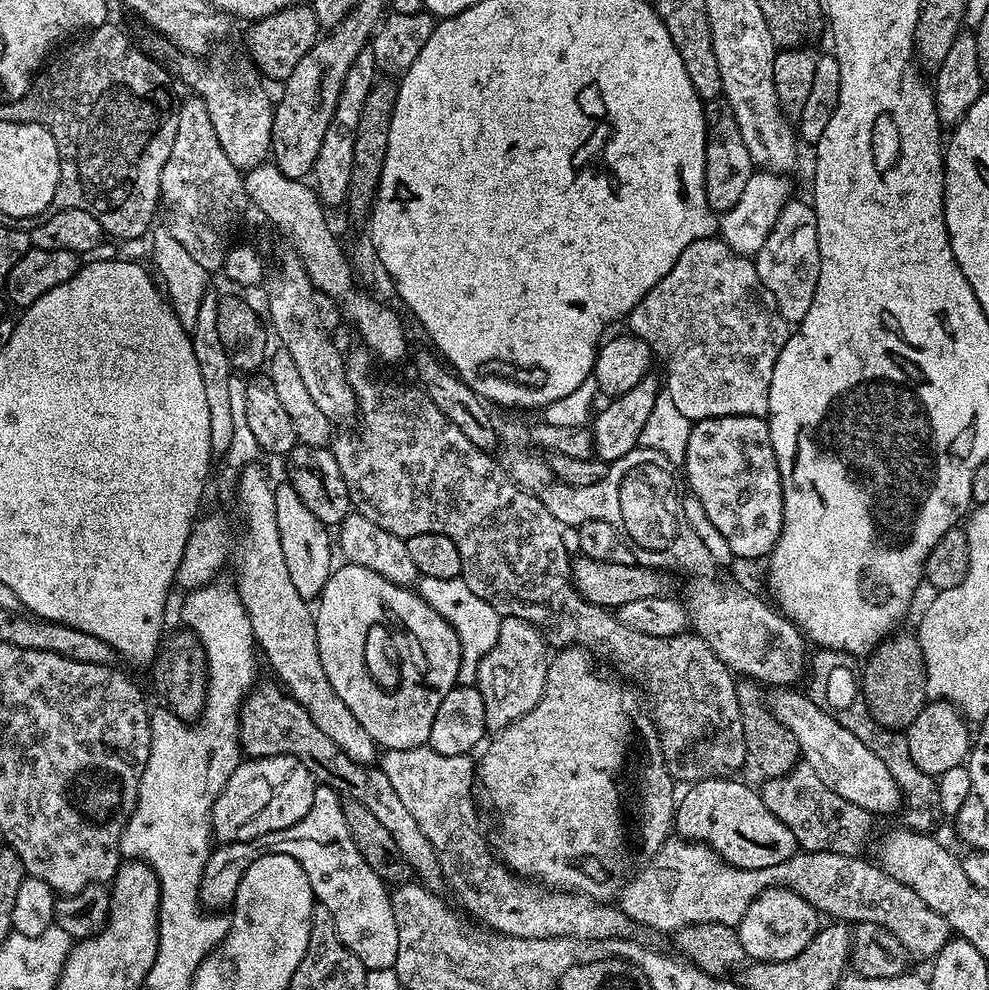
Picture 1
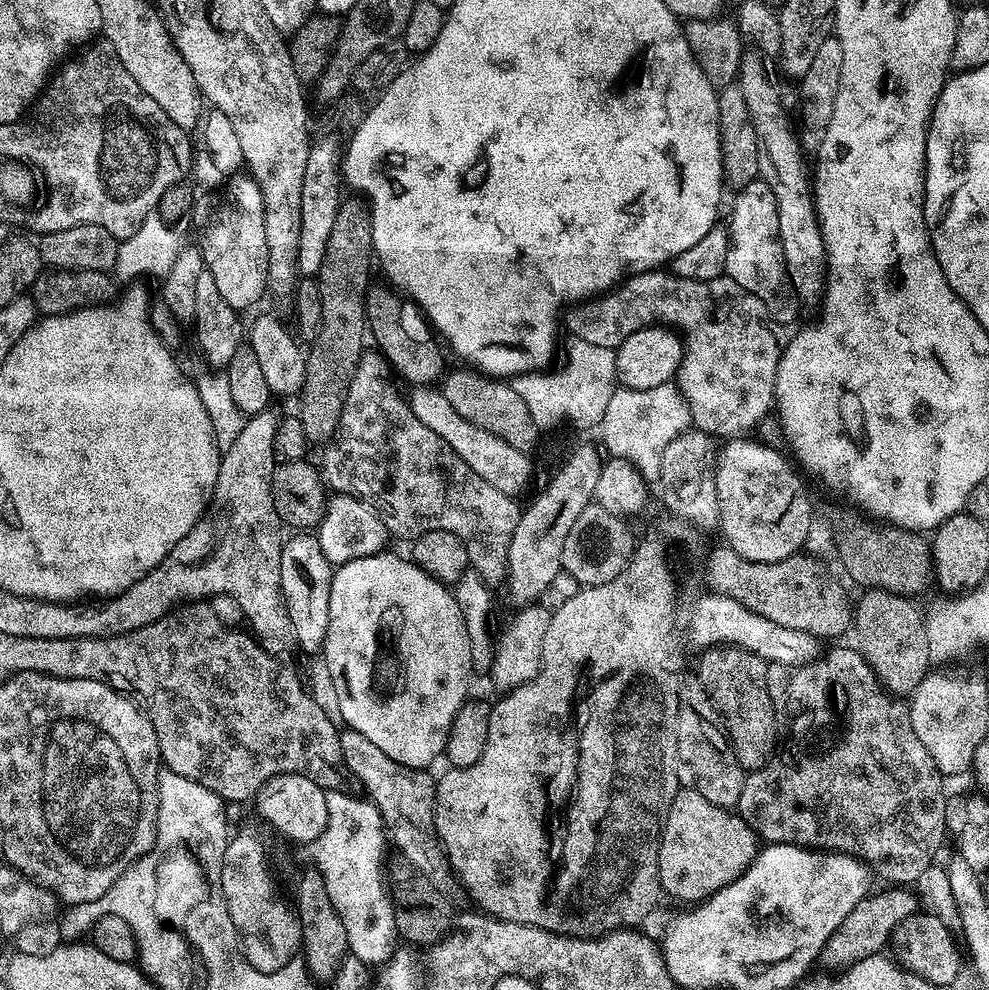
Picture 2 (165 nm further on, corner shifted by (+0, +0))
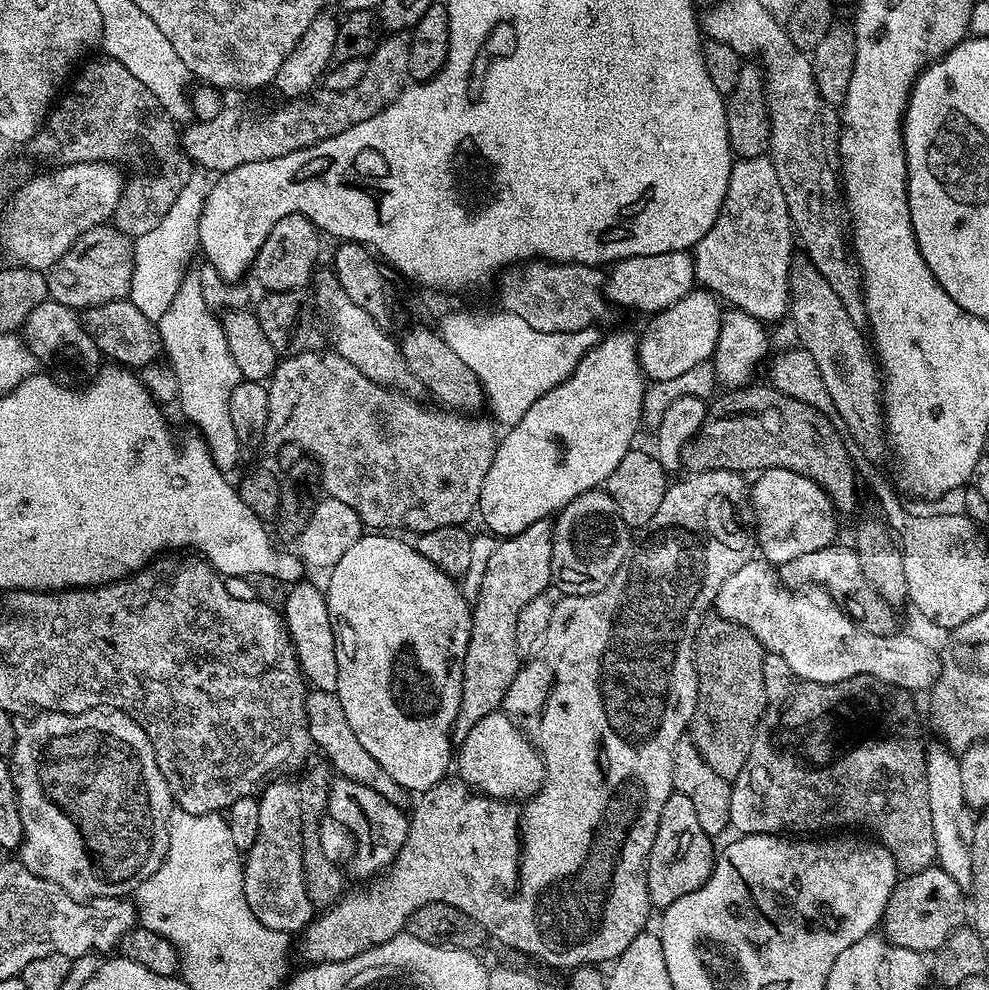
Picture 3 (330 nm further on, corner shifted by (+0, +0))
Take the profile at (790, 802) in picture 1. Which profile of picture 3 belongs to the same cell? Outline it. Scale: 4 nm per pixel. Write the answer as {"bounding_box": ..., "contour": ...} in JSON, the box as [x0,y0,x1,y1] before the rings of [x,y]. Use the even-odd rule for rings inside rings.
{"bounding_box":[729,652,936,876],"contour":[[[773,652],[767,653],[762,662],[762,678],[766,682],[766,728],[768,724],[768,748],[753,746],[750,758],[746,758],[746,766],[739,772],[732,784],[730,794],[729,825],[737,833],[746,836],[771,836],[773,834],[824,834],[827,828],[832,830],[859,830],[874,838],[894,858],[897,869],[904,876],[913,876],[936,864],[936,847],[934,846],[934,825],[930,818],[930,797],[926,794],[926,758],[925,741],[920,741],[920,724],[916,721],[916,704],[911,695],[903,688],[893,688],[892,685],[882,683],[872,676],[855,676],[844,679],[840,683],[819,684],[803,680],[782,658]],[[822,722],[836,722],[836,730],[822,730]]]}

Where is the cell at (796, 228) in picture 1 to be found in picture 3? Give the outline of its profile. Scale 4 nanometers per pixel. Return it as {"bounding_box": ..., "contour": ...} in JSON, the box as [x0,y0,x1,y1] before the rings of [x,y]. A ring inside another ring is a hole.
{"bounding_box":[691,155,794,322],"contour":[[[767,155],[737,159],[732,165],[722,210],[714,226],[706,230],[706,234],[696,243],[691,253],[696,279],[721,301],[729,300],[732,308],[742,309],[755,320],[769,322],[768,320],[780,320],[783,316],[785,319],[790,312],[788,270],[794,258],[792,244],[794,248],[792,220],[788,217],[786,194],[782,194],[782,182],[778,182],[774,162]]]}

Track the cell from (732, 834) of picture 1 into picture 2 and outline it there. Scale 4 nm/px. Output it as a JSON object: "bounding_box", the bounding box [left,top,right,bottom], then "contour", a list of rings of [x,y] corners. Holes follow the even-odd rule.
{"bounding_box":[658,788,758,902],"contour":[[[681,788],[660,831],[658,874],[660,887],[678,900],[703,902],[719,888],[738,879],[752,865],[758,851],[758,833],[735,811],[710,802],[698,790]]]}

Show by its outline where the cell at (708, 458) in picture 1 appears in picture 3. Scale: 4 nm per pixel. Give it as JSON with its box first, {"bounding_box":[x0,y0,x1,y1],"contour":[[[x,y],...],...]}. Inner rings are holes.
{"bounding_box":[750,468,838,566],"contour":[[[766,468],[755,477],[750,484],[750,508],[756,515],[754,535],[758,552],[763,559],[773,566],[790,562],[790,558],[799,558],[802,554],[810,554],[814,550],[822,550],[837,539],[836,519],[838,513],[832,507],[832,499],[810,478],[802,474],[794,474],[794,470],[785,468]]]}

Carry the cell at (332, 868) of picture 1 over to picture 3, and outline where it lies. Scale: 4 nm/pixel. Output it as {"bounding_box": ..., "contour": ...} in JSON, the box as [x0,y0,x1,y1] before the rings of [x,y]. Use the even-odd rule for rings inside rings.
{"bounding_box":[330,778,409,876],"contour":[[[336,778],[330,789],[330,814],[351,834],[354,841],[354,855],[351,867],[356,867],[360,876],[368,876],[371,872],[387,869],[402,850],[408,837],[409,817],[399,804],[391,804],[382,794],[370,790],[370,786],[362,786],[353,780]]]}

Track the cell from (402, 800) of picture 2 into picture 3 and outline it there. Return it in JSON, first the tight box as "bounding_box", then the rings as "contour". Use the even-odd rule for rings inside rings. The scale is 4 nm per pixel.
{"bounding_box":[304,688,410,805],"contour":[[[312,688],[305,695],[304,701],[310,738],[319,751],[321,748],[325,752],[321,753],[327,757],[333,769],[345,780],[370,786],[370,790],[382,794],[382,798],[386,798],[391,804],[407,805],[407,800],[410,800],[409,793],[405,792],[402,786],[398,786],[398,782],[394,782],[394,778],[390,778],[390,774],[386,774],[386,770],[382,770],[382,766],[378,766],[378,762],[370,758],[370,753],[363,748],[362,742],[358,742],[354,730],[350,730],[350,722],[346,722],[346,710],[342,710],[342,702],[336,693]]]}

